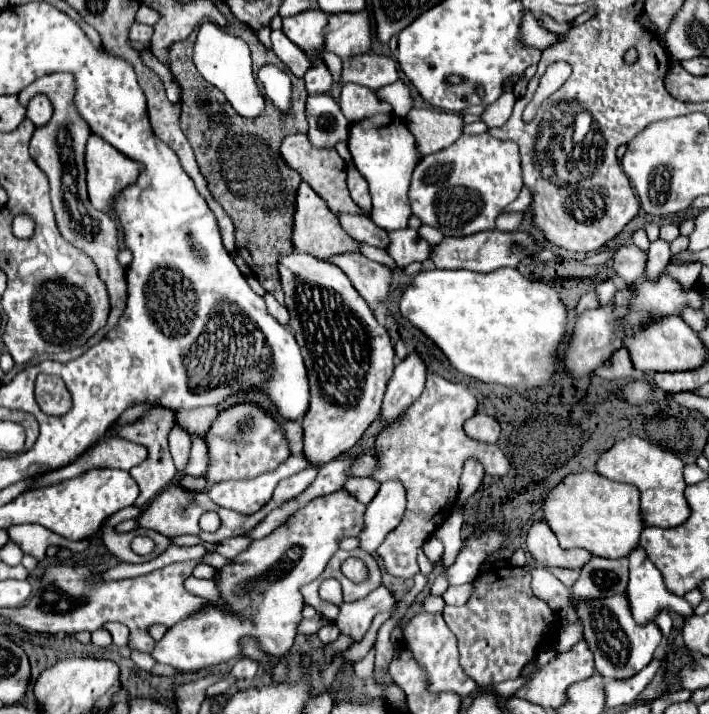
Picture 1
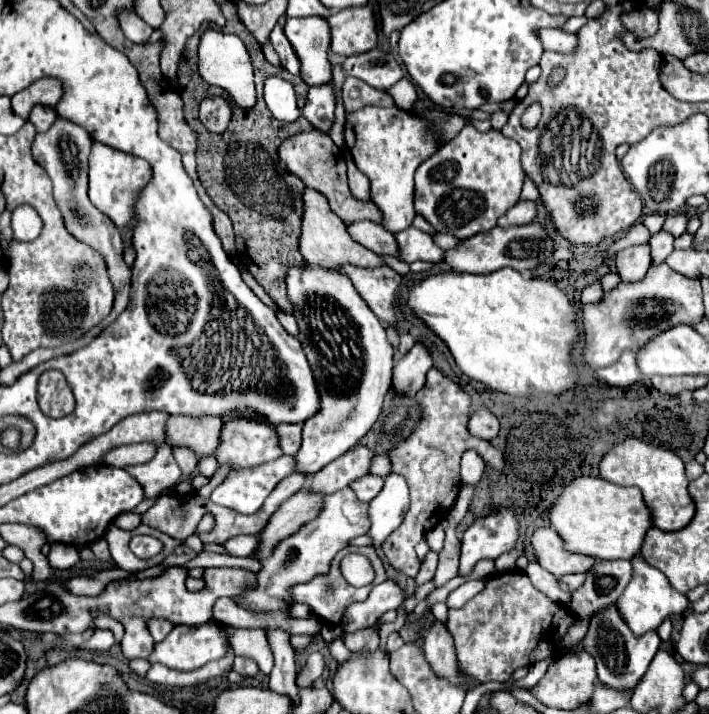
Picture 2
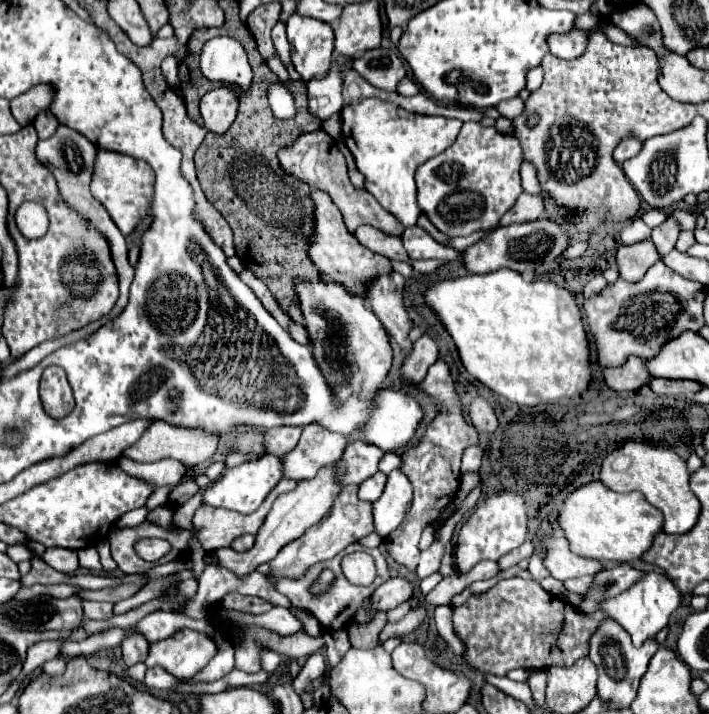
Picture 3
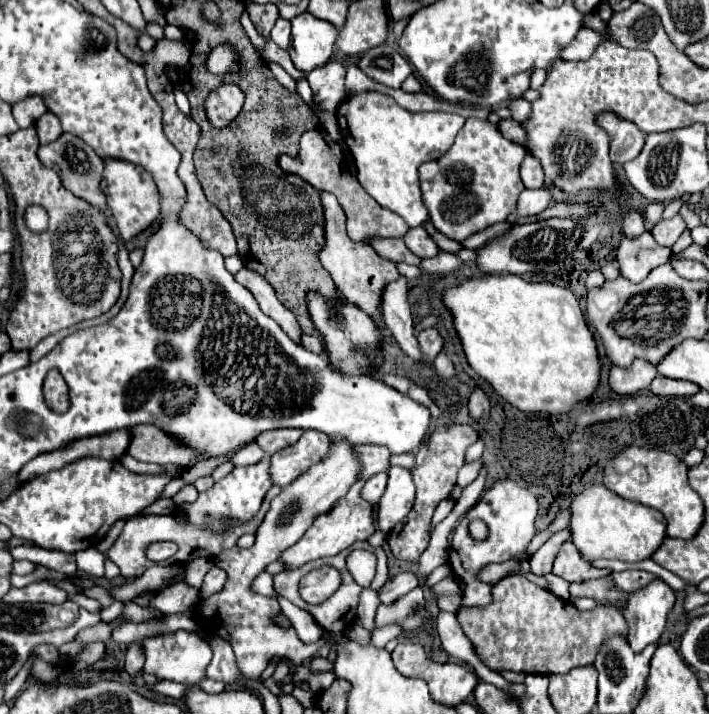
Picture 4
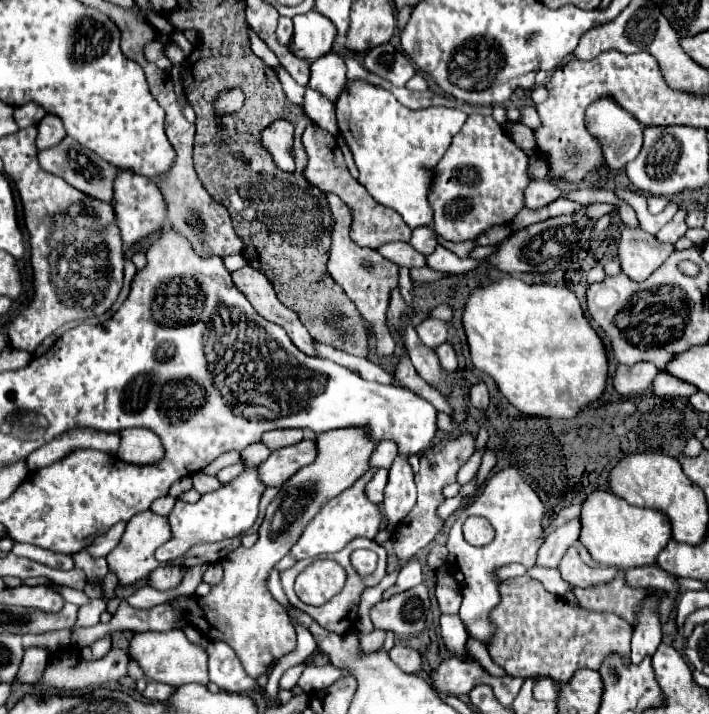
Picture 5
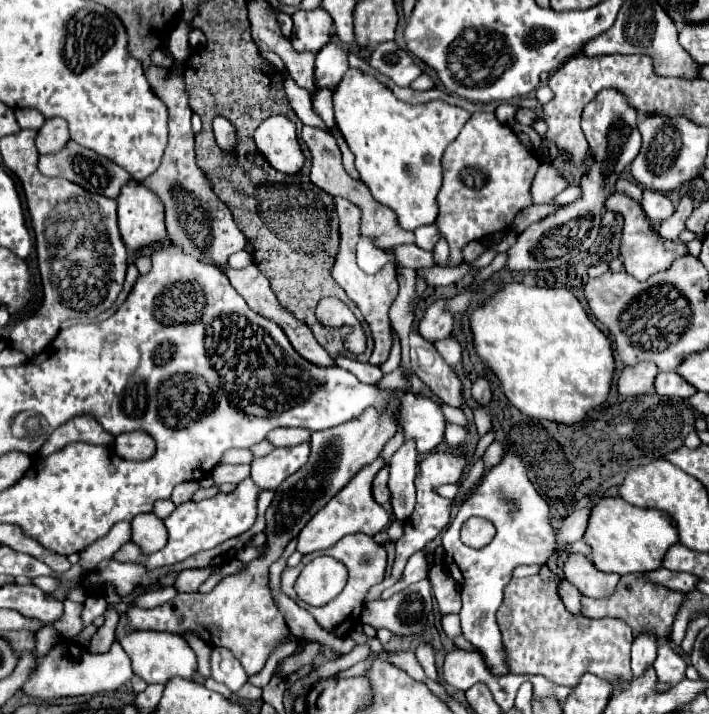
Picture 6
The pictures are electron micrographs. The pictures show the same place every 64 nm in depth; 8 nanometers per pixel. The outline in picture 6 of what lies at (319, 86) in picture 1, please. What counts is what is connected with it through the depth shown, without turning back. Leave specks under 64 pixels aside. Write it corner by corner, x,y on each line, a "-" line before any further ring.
324,8
298,10
292,14
292,46
296,50
318,52
326,40
332,38
332,18

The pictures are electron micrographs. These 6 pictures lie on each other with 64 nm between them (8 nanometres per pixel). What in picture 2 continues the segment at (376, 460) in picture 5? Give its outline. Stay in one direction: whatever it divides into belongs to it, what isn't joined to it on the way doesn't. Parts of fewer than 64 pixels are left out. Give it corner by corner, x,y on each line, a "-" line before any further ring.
354,446
344,456
330,462
330,466
320,470
314,478
308,478
308,488
324,490
326,494
332,494
332,492
348,486
356,478
366,476
370,470
372,458
374,458
374,452
370,448

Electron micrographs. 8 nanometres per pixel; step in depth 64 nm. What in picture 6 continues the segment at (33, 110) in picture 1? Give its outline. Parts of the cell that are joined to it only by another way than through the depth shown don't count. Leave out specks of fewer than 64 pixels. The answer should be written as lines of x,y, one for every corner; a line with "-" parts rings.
50,118
44,122
44,126
38,130
36,146
40,154
56,154
62,148
66,148
70,140
68,124
62,118

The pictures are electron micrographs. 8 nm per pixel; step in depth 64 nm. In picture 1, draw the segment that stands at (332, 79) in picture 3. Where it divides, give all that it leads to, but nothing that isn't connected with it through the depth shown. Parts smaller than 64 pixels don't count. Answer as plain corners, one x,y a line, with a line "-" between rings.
330,94
308,96
306,120
310,124
308,136
314,146
336,146
338,140
348,138
350,122
344,118

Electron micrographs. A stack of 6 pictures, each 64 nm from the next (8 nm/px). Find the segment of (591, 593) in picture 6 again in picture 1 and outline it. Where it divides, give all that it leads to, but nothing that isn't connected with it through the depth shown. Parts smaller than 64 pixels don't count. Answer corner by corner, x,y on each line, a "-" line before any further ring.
536,522
528,530
526,538
530,554
536,558
538,566
544,568
572,568
580,570
590,562
592,554
586,550
564,550
558,544
556,534
550,530
546,522

